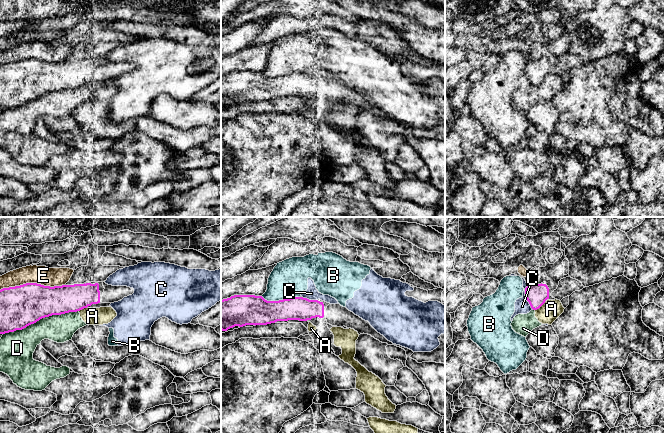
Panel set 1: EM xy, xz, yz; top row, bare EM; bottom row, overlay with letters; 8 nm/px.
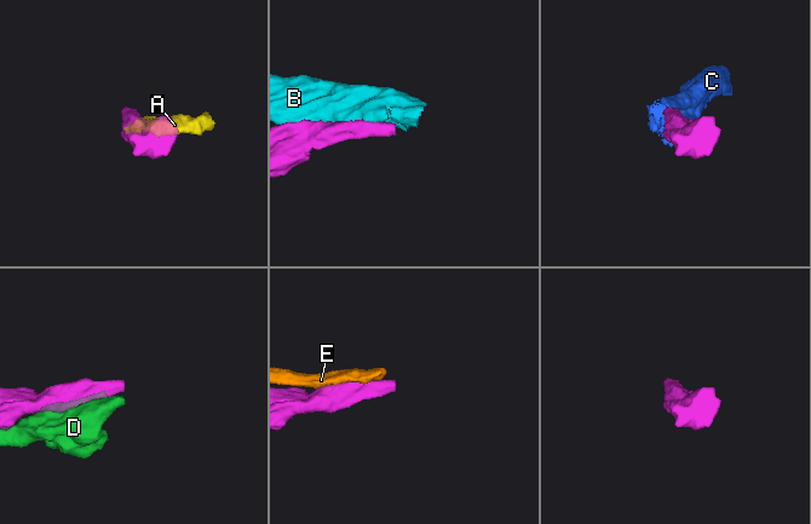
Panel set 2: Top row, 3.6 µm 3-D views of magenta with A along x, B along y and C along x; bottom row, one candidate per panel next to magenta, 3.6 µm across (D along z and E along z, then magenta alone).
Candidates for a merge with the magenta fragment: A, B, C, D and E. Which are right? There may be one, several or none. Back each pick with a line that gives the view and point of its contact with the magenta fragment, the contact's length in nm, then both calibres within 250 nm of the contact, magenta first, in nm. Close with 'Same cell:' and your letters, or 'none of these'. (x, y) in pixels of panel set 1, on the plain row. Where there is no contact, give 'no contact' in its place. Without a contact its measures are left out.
Same cell: none of these

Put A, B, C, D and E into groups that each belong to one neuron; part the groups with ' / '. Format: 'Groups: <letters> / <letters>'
Groups: A D / B C / E

